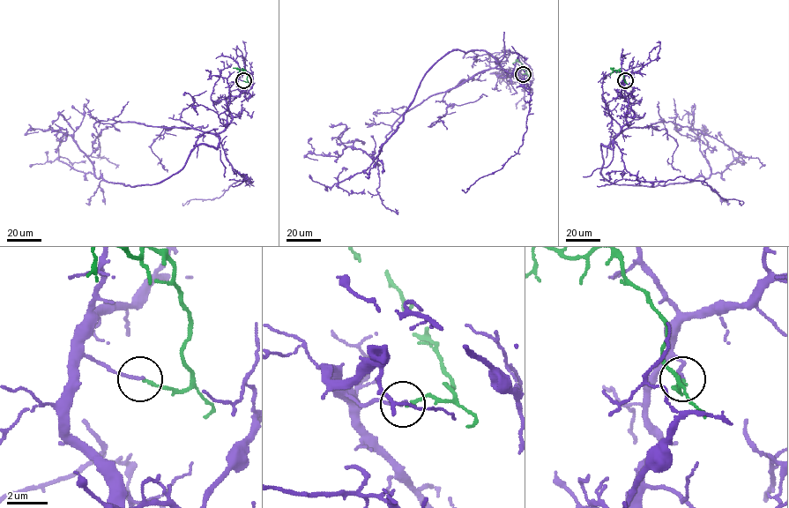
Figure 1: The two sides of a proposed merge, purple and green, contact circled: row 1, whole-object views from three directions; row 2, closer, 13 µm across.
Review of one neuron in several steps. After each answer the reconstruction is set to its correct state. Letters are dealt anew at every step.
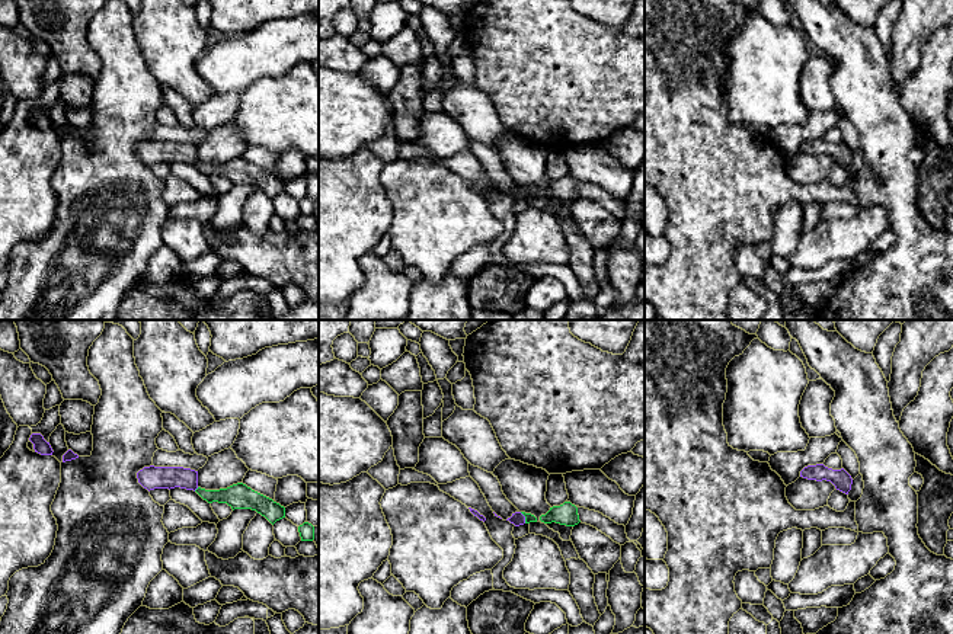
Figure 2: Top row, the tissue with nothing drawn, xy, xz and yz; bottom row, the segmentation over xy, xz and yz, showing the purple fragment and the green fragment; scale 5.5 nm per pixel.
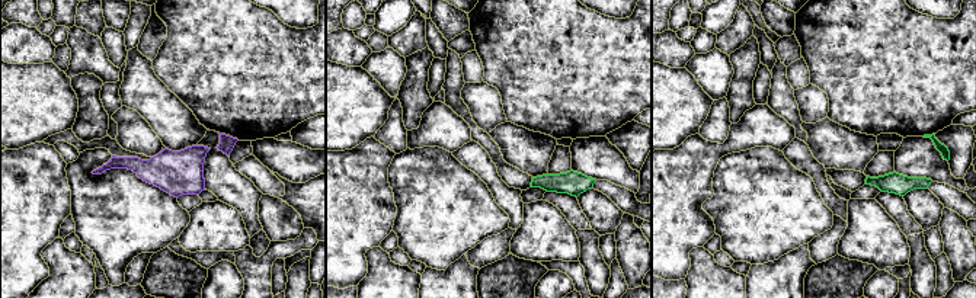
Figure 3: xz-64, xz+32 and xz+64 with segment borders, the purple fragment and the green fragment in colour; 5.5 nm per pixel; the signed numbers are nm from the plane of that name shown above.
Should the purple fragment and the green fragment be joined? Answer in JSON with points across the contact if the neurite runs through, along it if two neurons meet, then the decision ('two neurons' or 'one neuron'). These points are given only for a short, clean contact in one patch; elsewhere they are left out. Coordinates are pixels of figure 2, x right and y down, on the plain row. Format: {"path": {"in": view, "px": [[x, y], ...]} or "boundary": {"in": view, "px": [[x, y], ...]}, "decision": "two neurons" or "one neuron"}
{"path": {"in": "xy", "px": [[152, 151], [184, 151], [195, 163], [210, 170], [239, 170]]}, "decision": "one neuron"}

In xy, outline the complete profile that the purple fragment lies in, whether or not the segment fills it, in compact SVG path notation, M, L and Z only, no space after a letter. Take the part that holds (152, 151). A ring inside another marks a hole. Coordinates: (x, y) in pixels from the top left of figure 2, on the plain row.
M144 141L137 147L138 157L150 164L186 163L196 166L208 177L227 177L234 183L252 183L265 190L272 199L285 192L285 182L272 173L252 164L243 157L227 163L205 164L198 160L198 145L183 141Z

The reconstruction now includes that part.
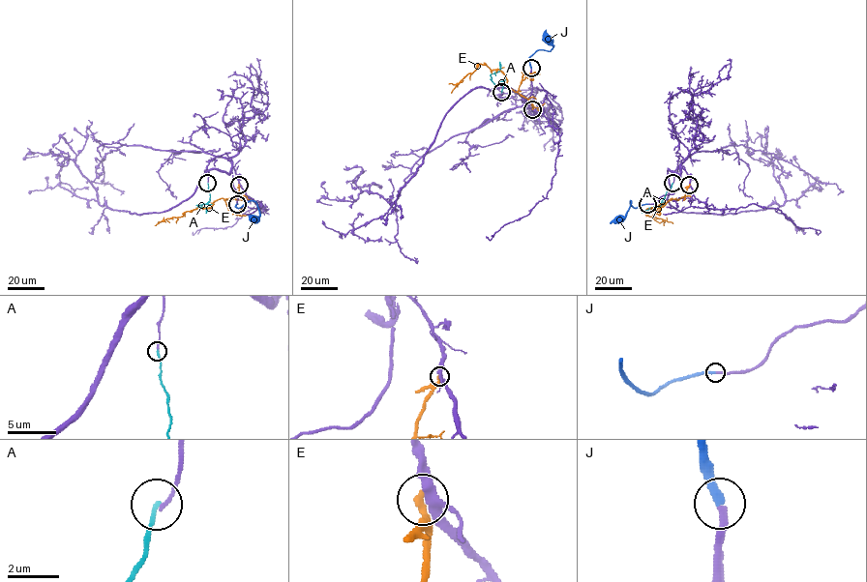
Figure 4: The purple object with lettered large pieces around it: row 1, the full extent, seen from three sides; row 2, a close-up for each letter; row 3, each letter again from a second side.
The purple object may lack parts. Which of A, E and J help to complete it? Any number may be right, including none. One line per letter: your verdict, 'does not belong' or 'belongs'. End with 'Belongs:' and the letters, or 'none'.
A: does not belong
E: does not belong
J: belongs
Belongs: J

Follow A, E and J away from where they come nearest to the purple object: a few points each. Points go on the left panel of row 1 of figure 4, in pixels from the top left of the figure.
A: (207, 183), (209, 201), (196, 207), (205, 207), (206, 213)
E: (239, 185), (238, 197), (221, 198), (211, 207), (194, 209), (158, 223)
J: (237, 204), (235, 206), (240, 208), (250, 201), (255, 203), (259, 215), (252, 223)

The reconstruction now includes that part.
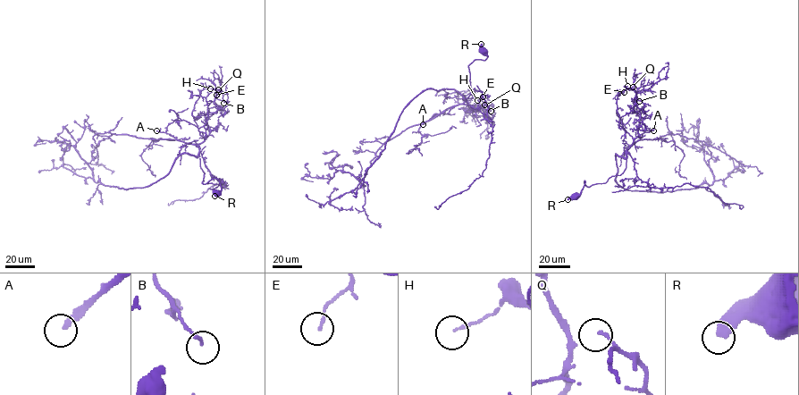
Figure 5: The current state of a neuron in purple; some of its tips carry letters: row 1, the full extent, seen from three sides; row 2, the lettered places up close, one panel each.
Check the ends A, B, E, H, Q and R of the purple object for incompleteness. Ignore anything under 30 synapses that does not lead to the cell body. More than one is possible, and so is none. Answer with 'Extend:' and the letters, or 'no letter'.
Extend: A

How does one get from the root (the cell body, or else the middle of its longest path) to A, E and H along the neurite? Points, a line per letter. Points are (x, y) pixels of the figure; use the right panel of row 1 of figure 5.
A: (575, 196), (581, 193), (584, 180), (590, 187), (620, 175), (626, 167), (626, 151), (642, 133), (653, 130)
E: (575, 196), (584, 180), (588, 187), (603, 183), (626, 167), (640, 112), (634, 109), (632, 88), (624, 92)
H: (575, 196), (584, 180), (588, 187), (603, 183), (626, 167), (640, 118), (635, 93), (627, 86)

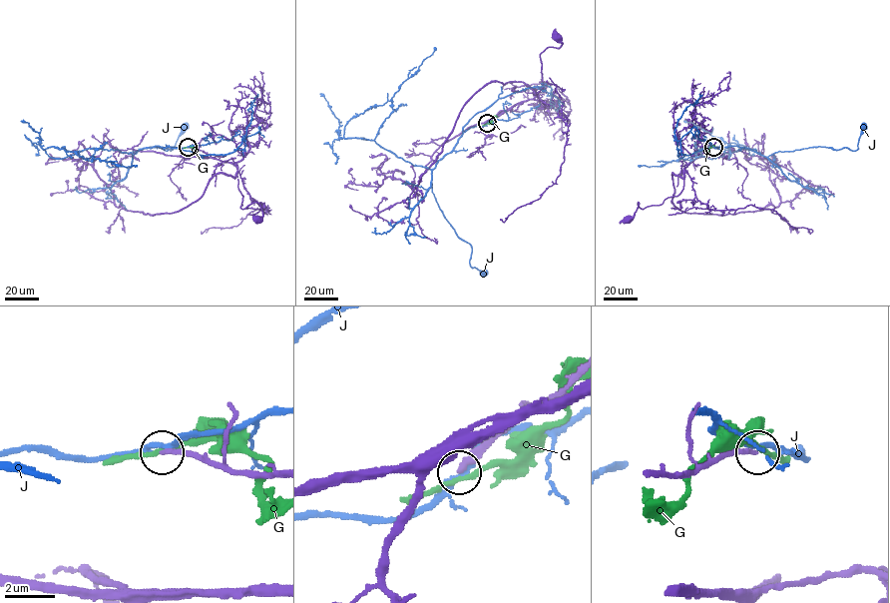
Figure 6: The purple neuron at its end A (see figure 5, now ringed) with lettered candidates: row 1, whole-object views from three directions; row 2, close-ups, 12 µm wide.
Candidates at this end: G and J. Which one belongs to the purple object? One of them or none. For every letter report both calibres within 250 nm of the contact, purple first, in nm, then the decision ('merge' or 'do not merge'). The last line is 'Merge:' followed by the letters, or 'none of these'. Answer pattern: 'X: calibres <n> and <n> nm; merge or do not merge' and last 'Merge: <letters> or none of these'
G: calibres 190 and 170 nm; do not merge
J: calibres 260 and 200 nm; do not merge
Merge: none of these

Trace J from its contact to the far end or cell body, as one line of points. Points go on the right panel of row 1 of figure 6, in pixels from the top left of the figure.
J: (712, 147), (747, 148), (765, 156), (819, 147), (855, 150), (863, 127)

